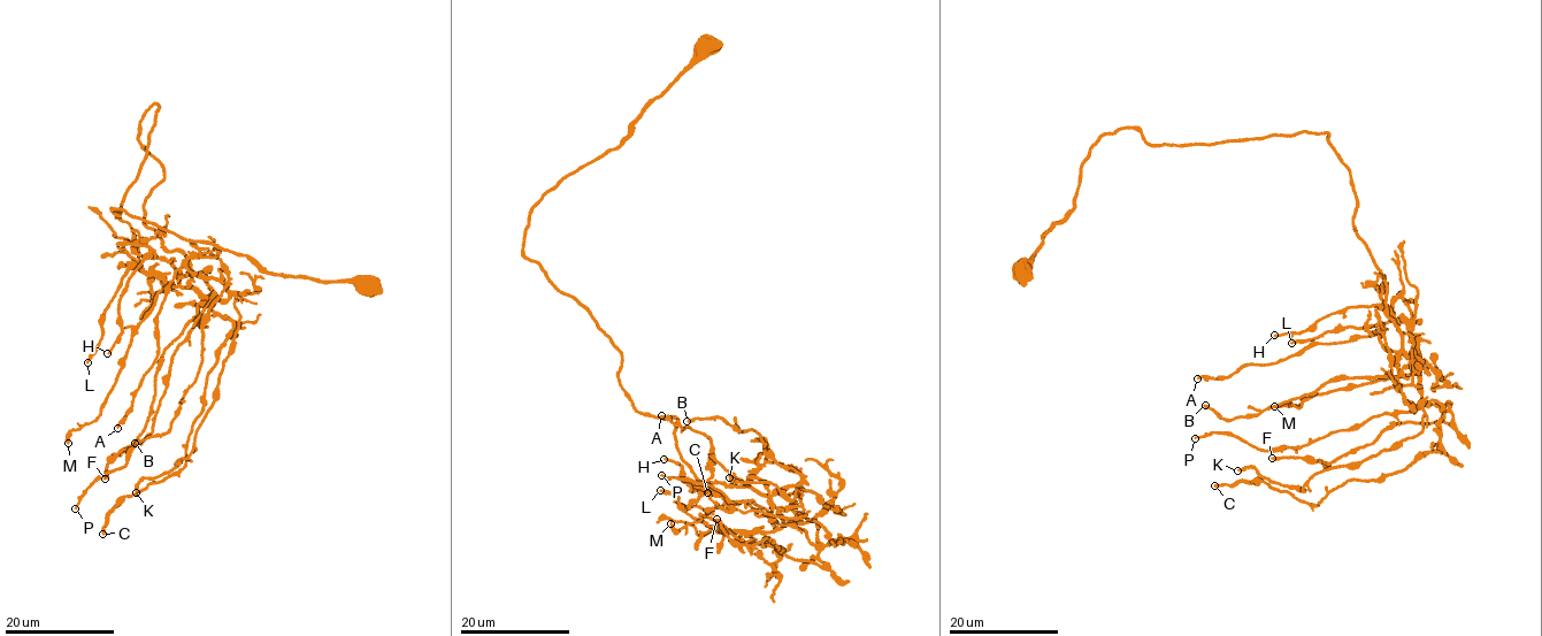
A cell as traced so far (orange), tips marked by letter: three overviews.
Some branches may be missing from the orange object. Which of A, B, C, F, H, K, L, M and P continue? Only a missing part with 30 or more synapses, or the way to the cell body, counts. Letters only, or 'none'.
none

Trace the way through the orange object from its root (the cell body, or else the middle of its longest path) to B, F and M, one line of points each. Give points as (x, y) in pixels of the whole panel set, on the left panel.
B: (368, 284), (112, 212), (153, 105), (144, 224), (227, 285), (169, 429), (135, 443)
F: (368, 284), (112, 212), (153, 105), (144, 224), (215, 296), (105, 479)
M: (368, 284), (112, 212), (153, 105), (144, 224), (190, 271), (68, 443)

